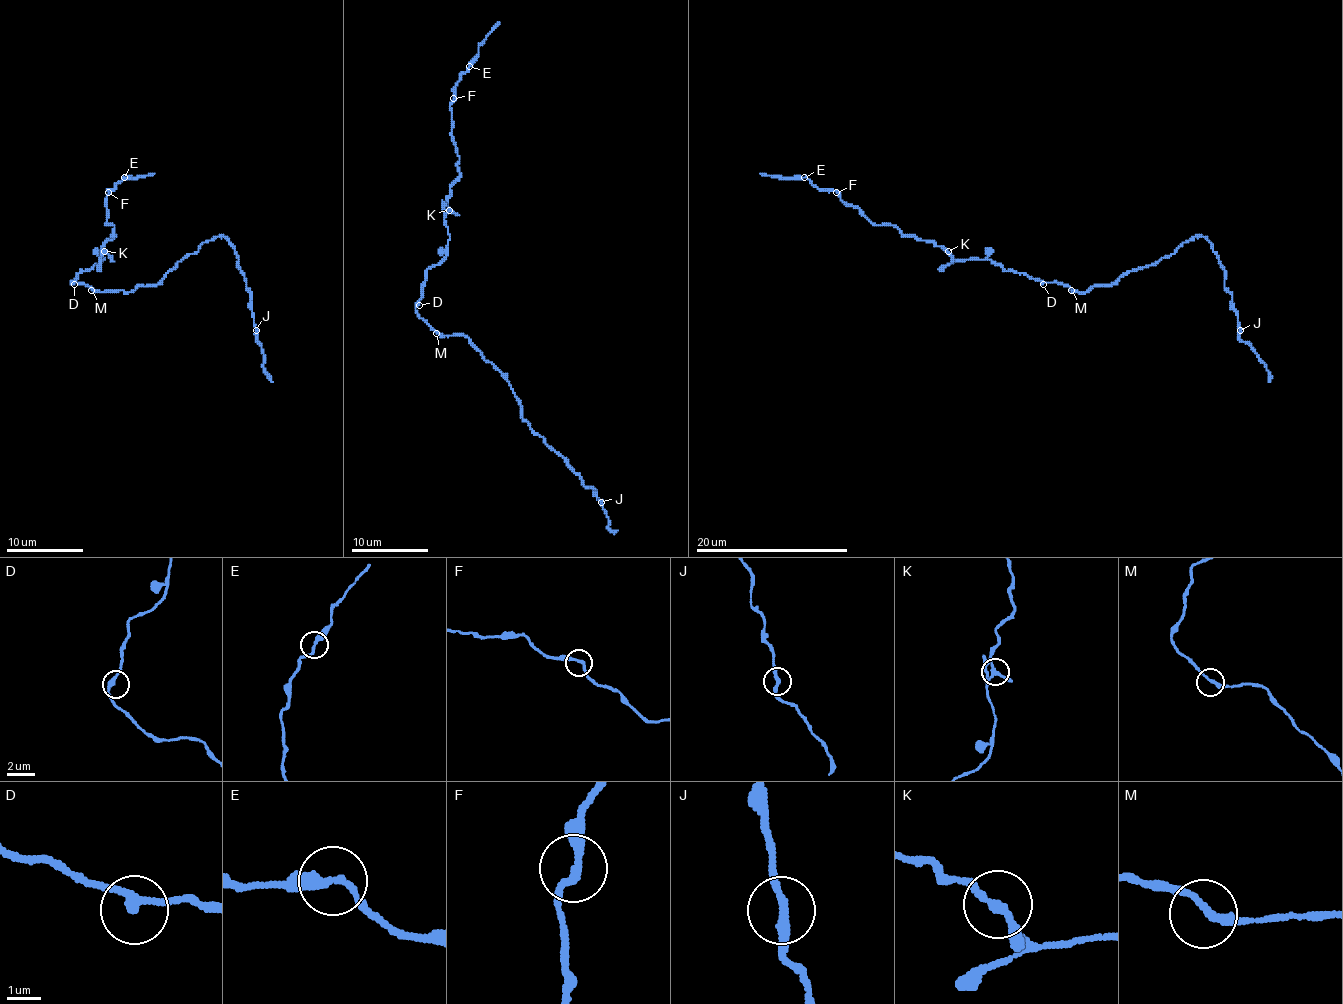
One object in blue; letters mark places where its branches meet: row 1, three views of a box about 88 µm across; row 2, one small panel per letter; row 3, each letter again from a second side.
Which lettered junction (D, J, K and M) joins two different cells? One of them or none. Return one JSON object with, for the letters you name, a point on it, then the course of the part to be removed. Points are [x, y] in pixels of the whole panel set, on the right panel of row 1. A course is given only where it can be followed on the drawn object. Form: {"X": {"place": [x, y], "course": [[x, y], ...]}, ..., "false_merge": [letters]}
{"false_merge": []}

